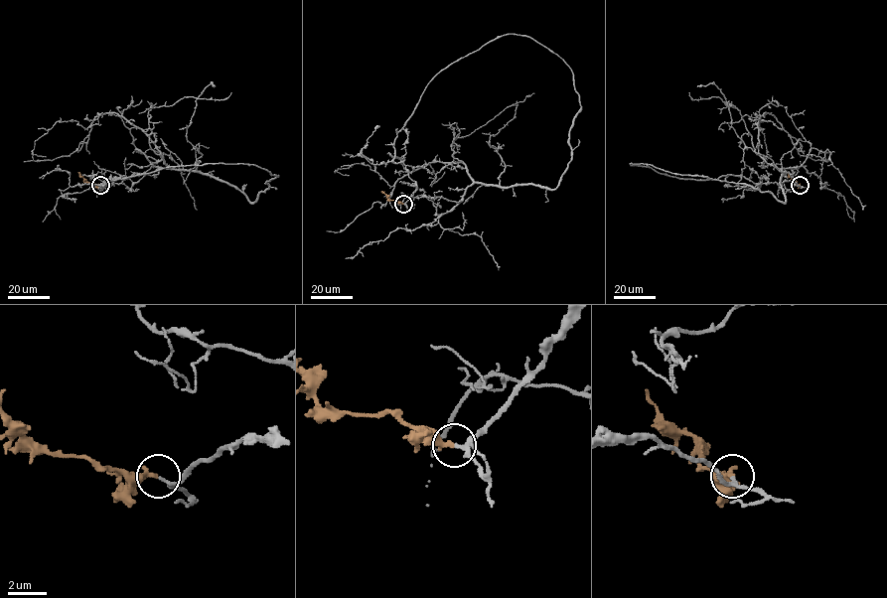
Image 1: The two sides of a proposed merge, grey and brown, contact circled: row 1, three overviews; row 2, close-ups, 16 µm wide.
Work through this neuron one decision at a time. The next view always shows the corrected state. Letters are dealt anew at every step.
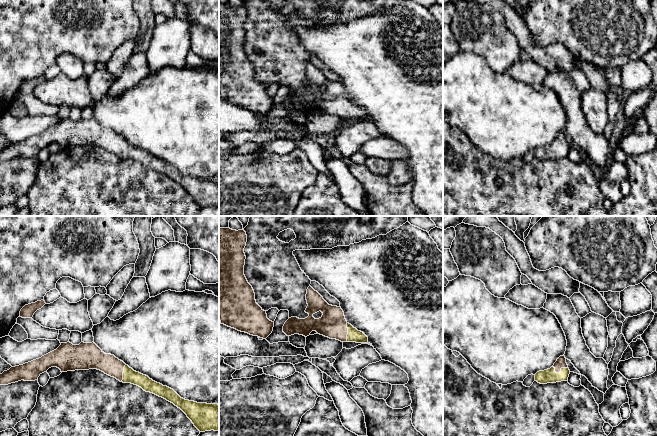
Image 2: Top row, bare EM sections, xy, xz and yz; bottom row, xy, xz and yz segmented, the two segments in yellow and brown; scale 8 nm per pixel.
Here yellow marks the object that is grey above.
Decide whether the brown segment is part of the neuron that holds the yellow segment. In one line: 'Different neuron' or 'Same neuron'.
Same neuron

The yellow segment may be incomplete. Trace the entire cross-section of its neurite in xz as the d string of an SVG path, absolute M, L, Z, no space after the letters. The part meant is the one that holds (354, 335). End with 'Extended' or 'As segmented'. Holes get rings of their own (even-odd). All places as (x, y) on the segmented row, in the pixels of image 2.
M311 286L306 294L309 316L305 319L297 317L289 318L284 326L283 332L287 336L294 334L309 336L312 331L341 342L367 343L368 337L349 324L341 307L329 305L323 297Z. Extended

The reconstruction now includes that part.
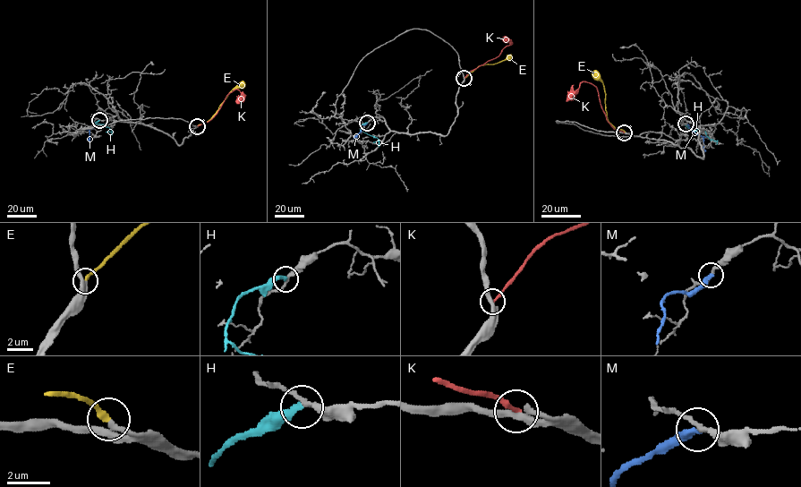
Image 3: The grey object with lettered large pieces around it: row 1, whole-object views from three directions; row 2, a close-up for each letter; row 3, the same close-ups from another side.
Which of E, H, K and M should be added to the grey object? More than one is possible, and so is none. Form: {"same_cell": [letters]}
{"same_cell": ["E"]}

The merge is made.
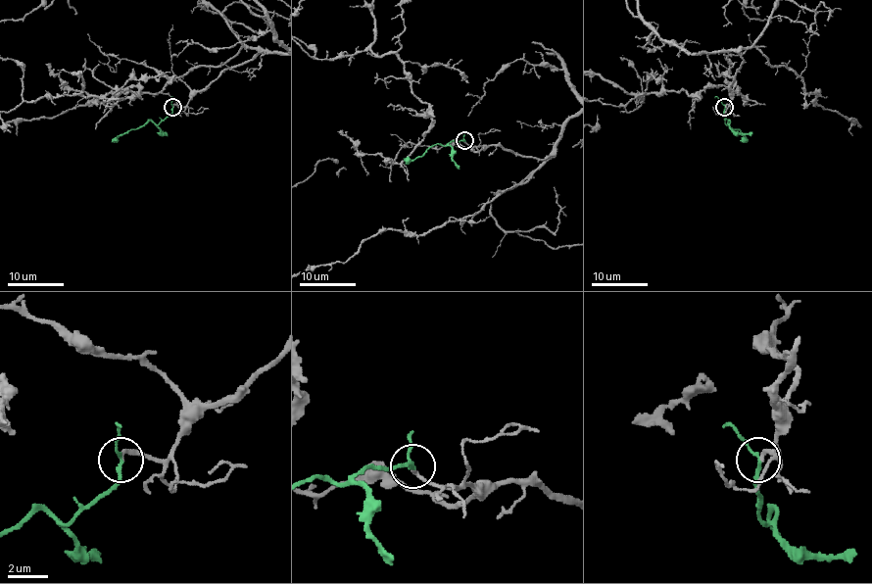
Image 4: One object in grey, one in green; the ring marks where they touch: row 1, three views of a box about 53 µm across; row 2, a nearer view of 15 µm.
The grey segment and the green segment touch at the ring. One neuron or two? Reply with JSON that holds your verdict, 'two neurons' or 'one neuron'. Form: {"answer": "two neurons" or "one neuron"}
{"answer": "one neuron"}

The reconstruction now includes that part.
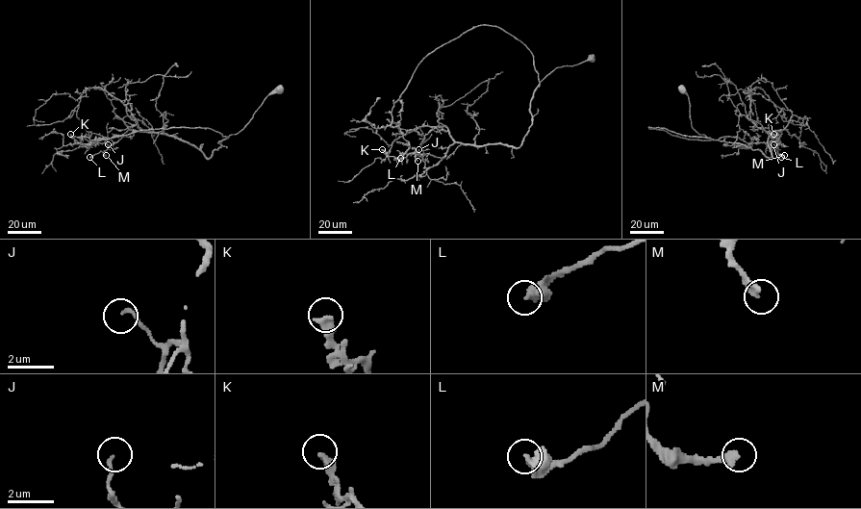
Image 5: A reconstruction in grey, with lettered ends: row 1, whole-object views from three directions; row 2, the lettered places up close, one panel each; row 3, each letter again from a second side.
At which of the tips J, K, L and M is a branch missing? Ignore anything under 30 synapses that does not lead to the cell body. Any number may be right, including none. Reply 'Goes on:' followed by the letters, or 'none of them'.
Goes on: none of them

